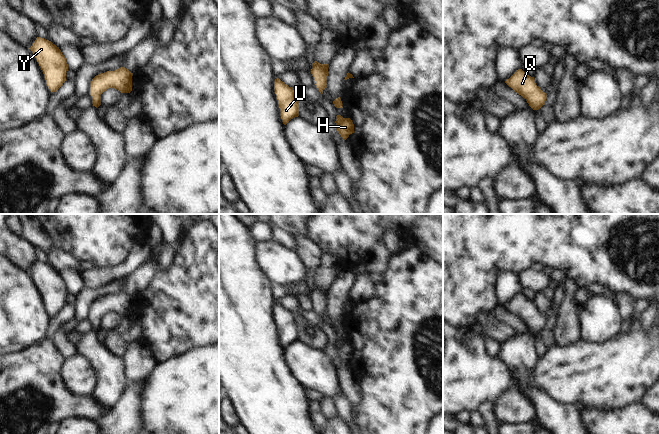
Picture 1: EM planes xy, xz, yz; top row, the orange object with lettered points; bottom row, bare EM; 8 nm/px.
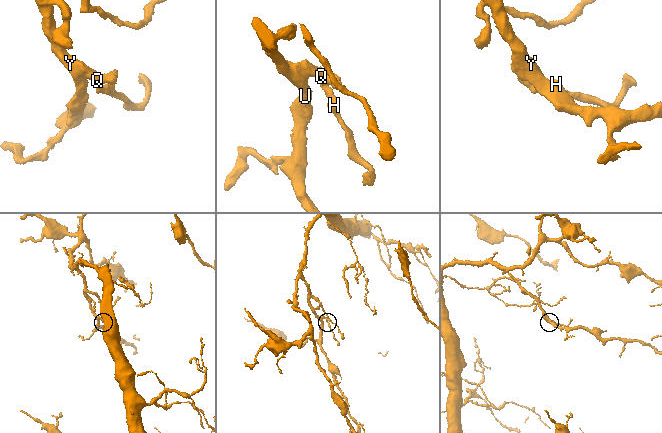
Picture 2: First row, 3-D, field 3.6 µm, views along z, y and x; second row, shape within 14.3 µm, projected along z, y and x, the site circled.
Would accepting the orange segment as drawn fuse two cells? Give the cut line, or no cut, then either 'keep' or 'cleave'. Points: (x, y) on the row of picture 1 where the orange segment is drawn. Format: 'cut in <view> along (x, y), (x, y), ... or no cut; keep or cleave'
no cut; keep

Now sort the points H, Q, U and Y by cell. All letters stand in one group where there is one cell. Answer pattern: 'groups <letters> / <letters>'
groups H Q U Y

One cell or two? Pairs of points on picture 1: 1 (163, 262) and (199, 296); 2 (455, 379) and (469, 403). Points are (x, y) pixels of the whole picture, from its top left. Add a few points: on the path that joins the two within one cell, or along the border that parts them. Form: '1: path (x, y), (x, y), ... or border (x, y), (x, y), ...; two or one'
1: border (176, 246), (173, 262), (165, 270), (157, 271); two
2: path (461, 385), (469, 397); one

